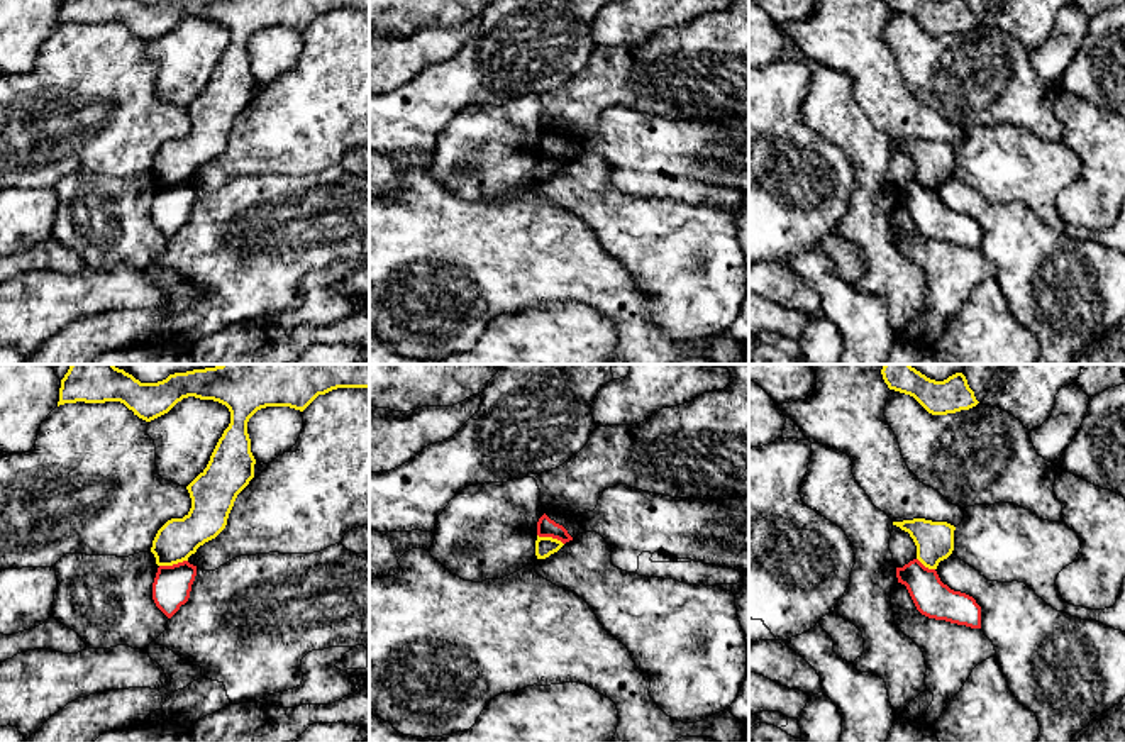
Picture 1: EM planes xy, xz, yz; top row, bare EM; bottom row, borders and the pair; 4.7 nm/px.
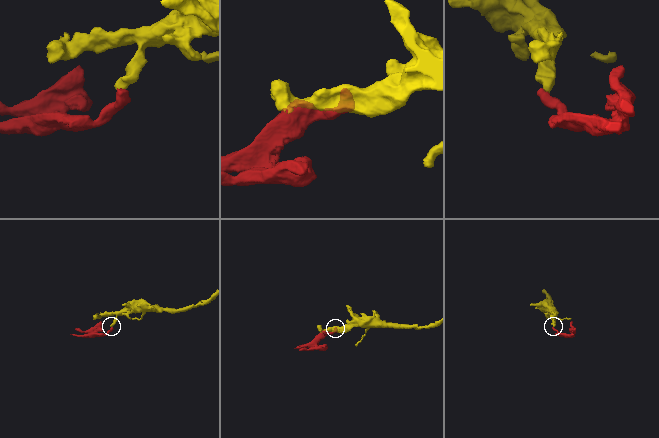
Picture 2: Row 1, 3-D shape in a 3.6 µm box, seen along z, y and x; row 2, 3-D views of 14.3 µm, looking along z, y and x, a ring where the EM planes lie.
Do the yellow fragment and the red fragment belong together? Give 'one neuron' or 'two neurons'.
two neurons

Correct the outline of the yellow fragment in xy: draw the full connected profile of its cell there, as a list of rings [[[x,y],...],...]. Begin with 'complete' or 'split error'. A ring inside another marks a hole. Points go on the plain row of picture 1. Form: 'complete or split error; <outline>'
complete; [[[61,0],[59,25],[120,22],[139,39],[151,42],[168,34],[188,17],[213,20],[230,32],[230,44],[219,59],[207,88],[186,107],[191,129],[183,139],[168,141],[156,154],[151,173],[158,186],[188,181],[200,166],[215,159],[227,146],[237,115],[254,98],[256,80],[247,54],[249,39],[266,27],[290,27],[303,32],[319,15],[337,8],[369,8],[369,0],[163,0],[141,3],[139,0]]]

